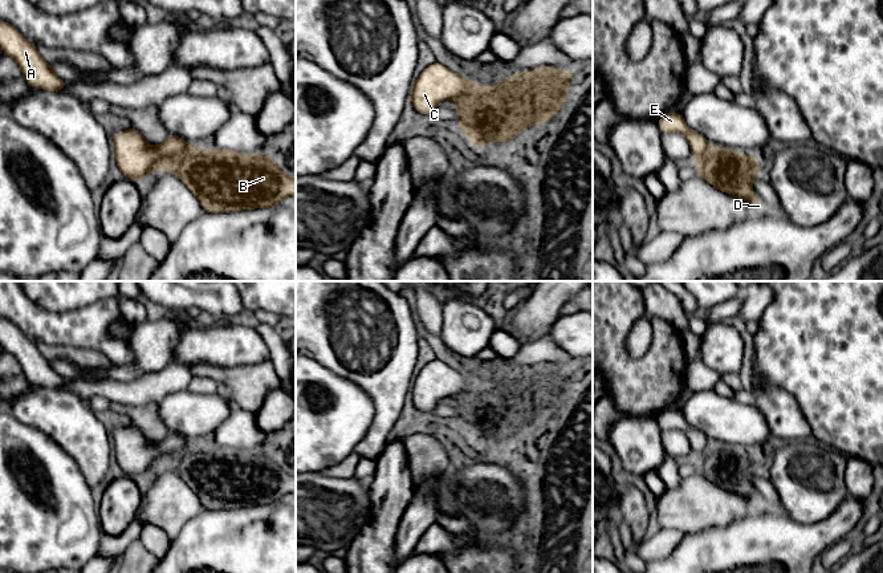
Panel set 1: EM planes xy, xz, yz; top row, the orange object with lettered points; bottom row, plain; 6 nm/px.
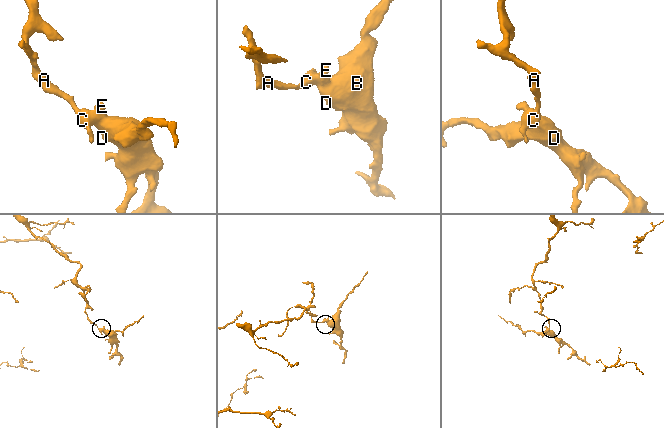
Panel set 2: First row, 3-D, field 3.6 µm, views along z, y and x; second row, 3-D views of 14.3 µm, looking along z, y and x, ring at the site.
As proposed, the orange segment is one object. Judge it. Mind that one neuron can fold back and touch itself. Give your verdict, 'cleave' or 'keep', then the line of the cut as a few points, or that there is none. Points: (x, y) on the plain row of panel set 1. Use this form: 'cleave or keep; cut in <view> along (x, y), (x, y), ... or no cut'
cleave; cut in xy along (194, 445), (158, 466)

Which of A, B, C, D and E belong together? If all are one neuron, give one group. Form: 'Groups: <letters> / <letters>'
Groups: A C E / B D

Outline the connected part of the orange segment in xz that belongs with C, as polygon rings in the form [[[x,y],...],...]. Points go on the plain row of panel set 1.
[[[435,358],[414,378],[410,395],[420,411],[432,411],[444,397],[469,397],[481,386],[472,377],[464,375]]]

